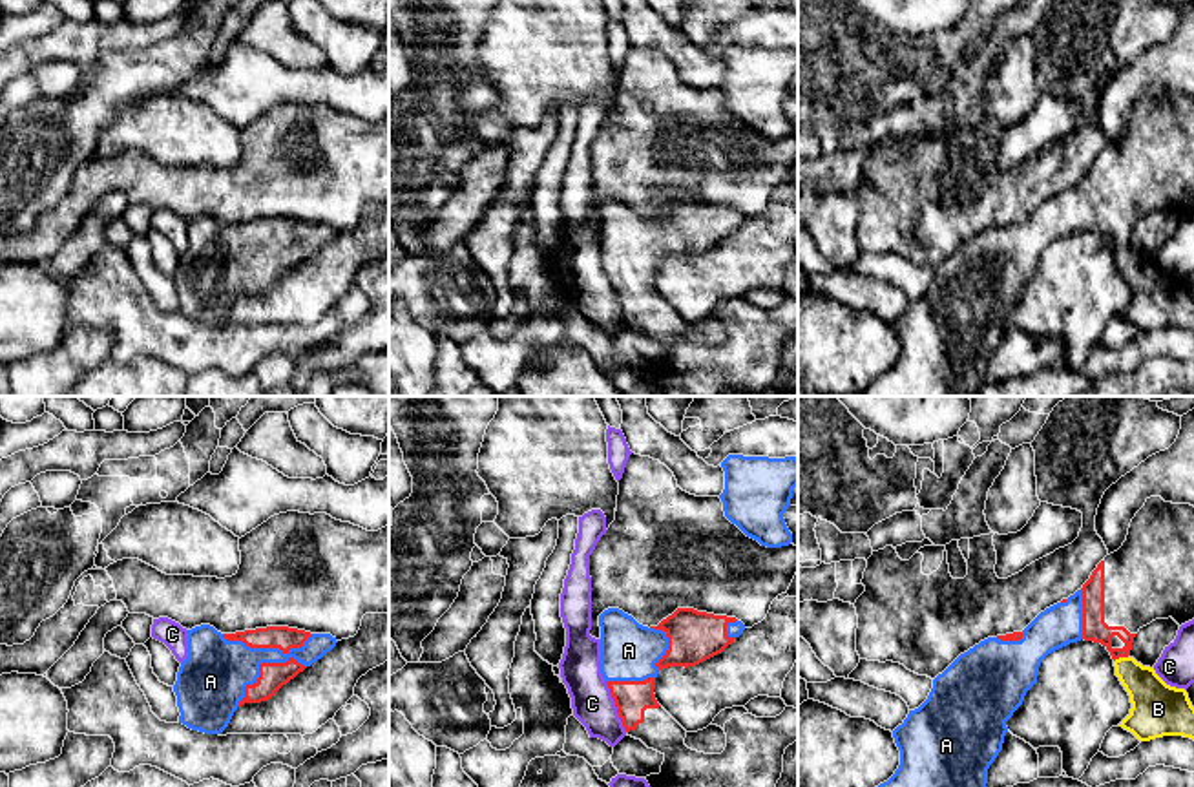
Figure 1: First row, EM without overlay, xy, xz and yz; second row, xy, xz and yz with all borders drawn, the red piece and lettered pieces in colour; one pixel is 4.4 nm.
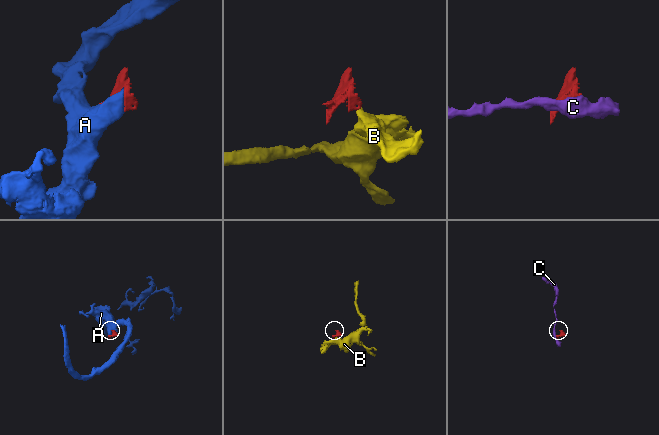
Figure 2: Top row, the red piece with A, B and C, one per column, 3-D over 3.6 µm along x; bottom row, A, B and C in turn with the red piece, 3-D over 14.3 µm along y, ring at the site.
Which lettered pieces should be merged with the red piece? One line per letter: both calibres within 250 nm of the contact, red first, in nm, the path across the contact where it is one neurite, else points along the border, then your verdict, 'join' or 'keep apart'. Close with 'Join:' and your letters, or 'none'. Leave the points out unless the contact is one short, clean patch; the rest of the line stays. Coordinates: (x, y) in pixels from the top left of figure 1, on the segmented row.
A: 120/300 nm | join
B: 110/200 nm | along yz (1129, 654), (1114, 661) | keep apart
C: 160/180 nm | along xz (605, 682), (621, 725), (627, 731) | keep apart
Join: A

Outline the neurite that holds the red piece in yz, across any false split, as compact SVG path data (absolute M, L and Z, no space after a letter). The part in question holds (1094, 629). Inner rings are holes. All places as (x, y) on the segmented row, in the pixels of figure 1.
M1150 497L1123 546L1097 564L1081 590L1041 612L1022 632L980 641L933 679L927 699L893 730L900 765L878 787L986 787L1006 721L1037 683L1048 654L1084 639L1101 643L1114 661L1128 657L1136 634L1168 617L1179 626L1194 619L1194 506Z

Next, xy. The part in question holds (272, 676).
M210 624L188 630L188 657L173 685L179 723L221 734L241 705L270 699L336 643L330 634L288 626L236 634L221 634Z

